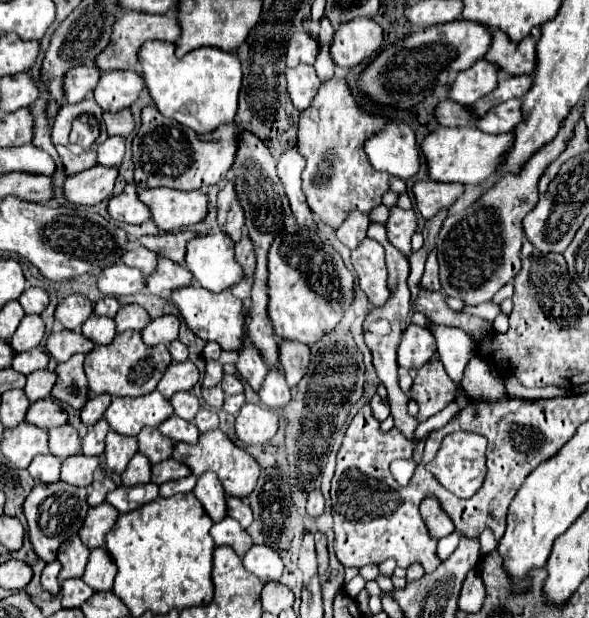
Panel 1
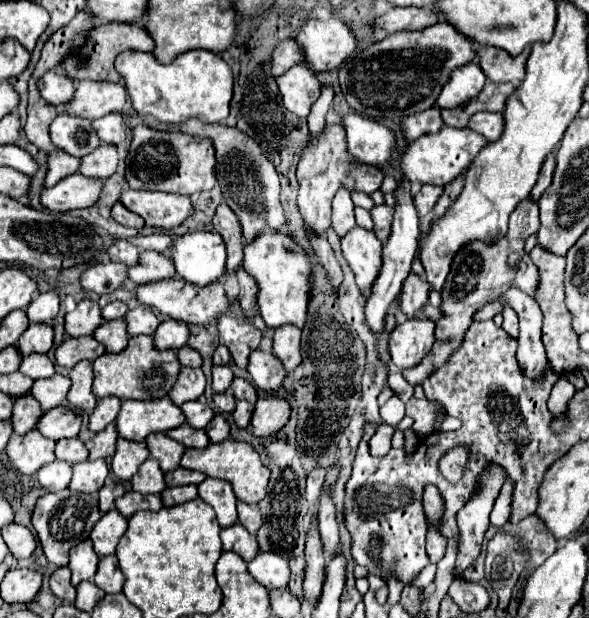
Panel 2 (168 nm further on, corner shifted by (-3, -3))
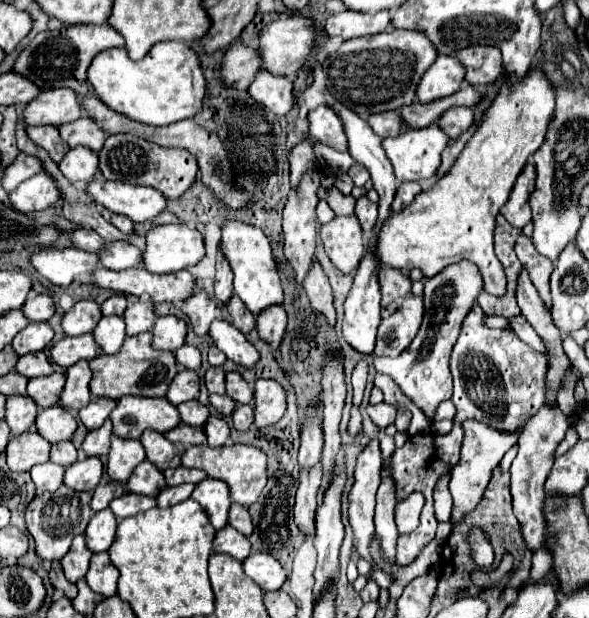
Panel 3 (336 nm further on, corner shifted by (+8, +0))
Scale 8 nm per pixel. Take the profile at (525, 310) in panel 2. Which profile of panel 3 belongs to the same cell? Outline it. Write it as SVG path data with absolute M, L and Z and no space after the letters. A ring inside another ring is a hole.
M535 69L533 73L529 73L525 79L517 81L517 83L513 83L513 79L509 83L505 83L501 89L501 95L493 101L493 105L485 113L477 133L469 139L469 143L465 145L465 149L461 151L461 155L457 157L457 161L453 163L449 173L445 173L427 191L421 191L415 197L415 201L405 207L405 211L393 213L385 221L385 225L377 233L377 241L375 241L377 261L381 261L381 265L389 265L389 267L395 267L401 271L411 271L411 269L419 267L425 277L433 277L447 265L467 259L467 261L473 261L479 267L479 271L483 273L485 291L489 291L495 297L505 295L505 285L507 285L505 273L503 273L503 267L499 265L499 259L493 253L495 217L497 217L499 209L505 205L505 201L509 199L513 183L515 183L517 175L521 173L523 165L541 147L545 133L547 133L547 125L553 115L553 109L555 109L555 89L539 69Z

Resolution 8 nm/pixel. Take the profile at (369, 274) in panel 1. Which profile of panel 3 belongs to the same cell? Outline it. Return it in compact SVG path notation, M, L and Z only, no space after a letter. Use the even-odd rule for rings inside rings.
M355 215L333 217L333 221L321 225L321 241L333 265L343 273L355 269L363 257L363 233Z

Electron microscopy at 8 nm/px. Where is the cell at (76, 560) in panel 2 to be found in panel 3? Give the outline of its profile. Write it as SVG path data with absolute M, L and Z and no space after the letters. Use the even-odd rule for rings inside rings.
M77 535L73 539L73 545L69 549L69 553L61 559L61 565L63 565L63 571L65 571L65 577L69 581L79 581L85 577L85 573L89 571L89 561L91 561L91 551L87 549L85 545L85 535Z

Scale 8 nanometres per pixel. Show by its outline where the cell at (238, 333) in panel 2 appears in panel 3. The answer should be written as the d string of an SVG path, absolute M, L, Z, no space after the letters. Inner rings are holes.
M201 289L201 291L195 291L193 297L189 297L189 301L183 303L181 311L189 317L191 321L191 327L197 335L207 335L207 329L211 325L213 319L229 319L209 297L207 293Z

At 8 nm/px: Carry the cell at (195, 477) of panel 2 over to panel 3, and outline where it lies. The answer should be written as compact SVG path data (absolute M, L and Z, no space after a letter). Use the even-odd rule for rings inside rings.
M177 467L177 469L167 469L163 471L167 485L183 485L183 483L199 483L203 479L207 479L207 473L201 469L189 469L189 467Z

